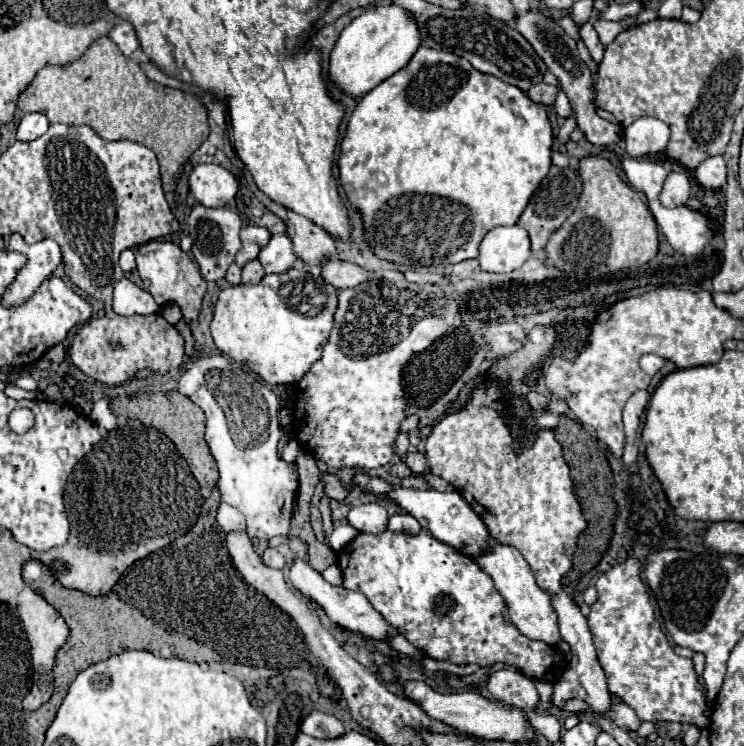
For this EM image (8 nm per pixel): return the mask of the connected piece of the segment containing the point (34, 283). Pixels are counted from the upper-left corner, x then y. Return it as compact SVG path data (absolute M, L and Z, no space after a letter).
M19 234L11 236L7 248L27 258L27 264L19 270L19 276L15 276L11 288L7 288L7 298L3 296L3 306L11 308L23 304L23 300L29 300L37 292L39 284L53 274L53 270L61 264L61 250L53 240L43 240L27 246Z

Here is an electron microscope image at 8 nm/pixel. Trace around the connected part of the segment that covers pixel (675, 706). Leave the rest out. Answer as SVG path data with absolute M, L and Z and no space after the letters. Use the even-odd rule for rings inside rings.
M627 558L619 566L601 574L595 582L599 598L591 606L589 630L597 648L599 664L605 670L609 692L631 706L641 720L681 722L707 728L703 714L707 700L691 658L677 656L663 634L647 588L639 576L639 560Z

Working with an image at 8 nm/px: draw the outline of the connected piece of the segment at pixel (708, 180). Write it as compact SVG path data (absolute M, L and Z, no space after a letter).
M711 156L711 158L707 158L695 170L695 178L697 178L697 182L705 190L719 190L719 188L723 188L725 182L727 182L727 168L725 168L723 156Z

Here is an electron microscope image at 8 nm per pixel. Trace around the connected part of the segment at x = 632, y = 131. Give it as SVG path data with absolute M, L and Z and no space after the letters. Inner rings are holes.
M643 116L623 128L625 150L631 158L663 152L669 142L669 126L653 116Z

